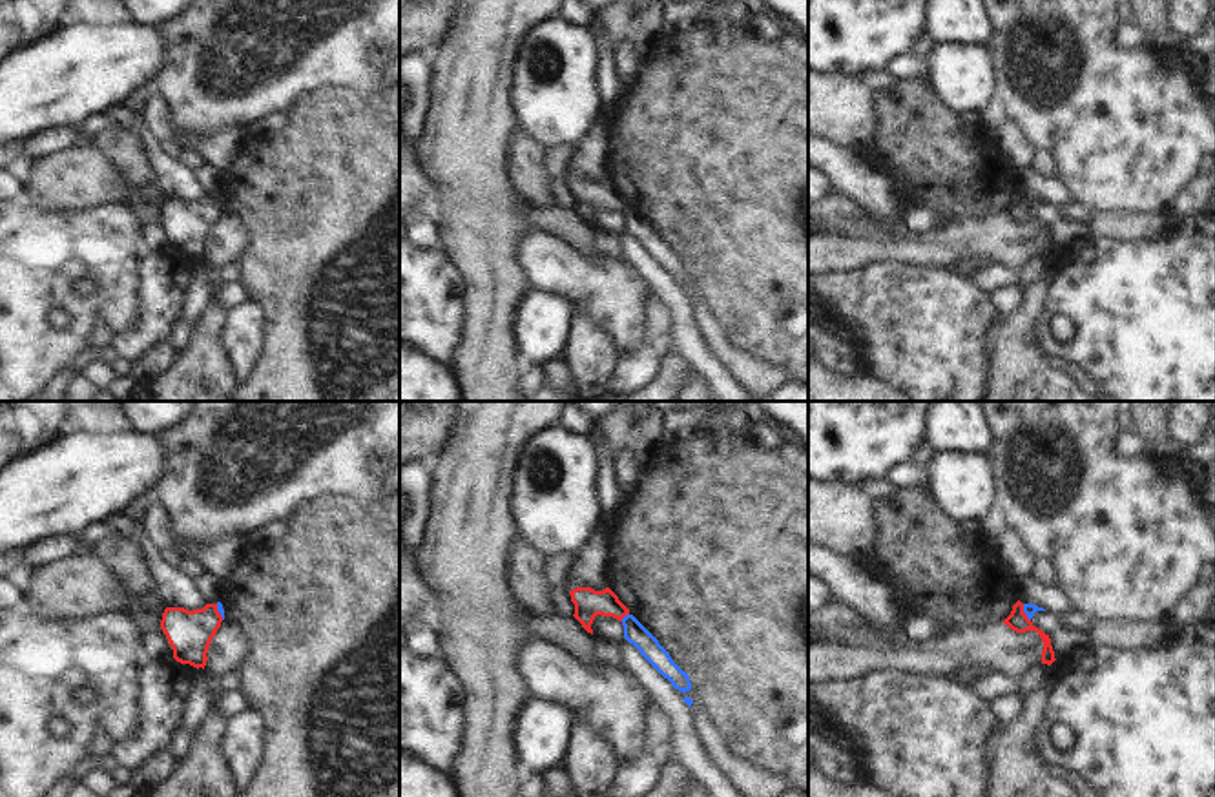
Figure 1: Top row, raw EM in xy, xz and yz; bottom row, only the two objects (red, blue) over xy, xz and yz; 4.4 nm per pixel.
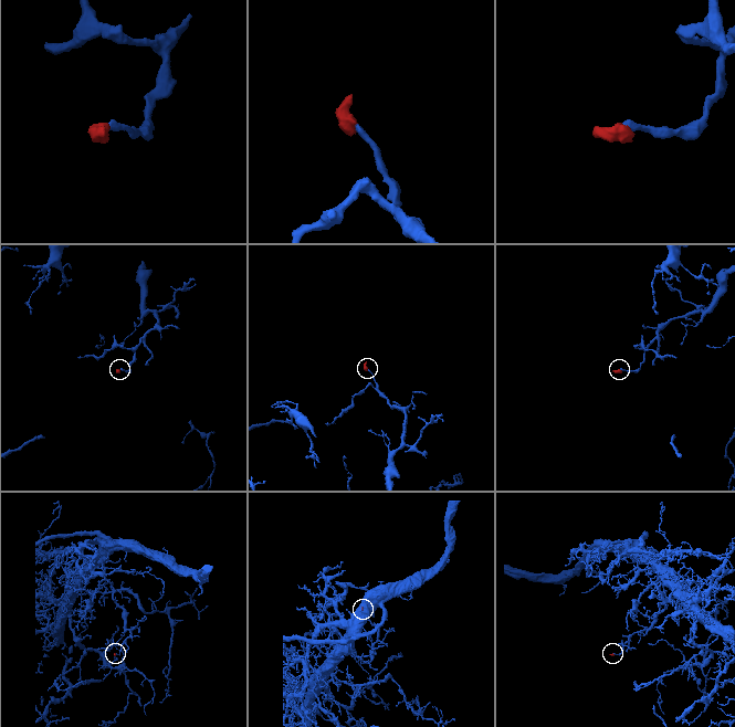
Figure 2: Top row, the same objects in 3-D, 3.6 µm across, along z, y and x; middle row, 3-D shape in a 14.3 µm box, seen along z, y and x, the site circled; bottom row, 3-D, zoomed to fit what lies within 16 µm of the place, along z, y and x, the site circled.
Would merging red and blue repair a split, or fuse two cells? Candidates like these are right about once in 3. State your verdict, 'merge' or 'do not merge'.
do not merge

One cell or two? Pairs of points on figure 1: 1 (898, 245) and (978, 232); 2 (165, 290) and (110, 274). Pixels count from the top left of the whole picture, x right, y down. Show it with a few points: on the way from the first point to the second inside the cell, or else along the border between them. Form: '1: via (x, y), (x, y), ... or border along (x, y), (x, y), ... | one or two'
1: via (918, 245), (951, 245), (958, 241) | one
2: border along (146, 250), (141, 261), (141, 320), (135, 325) | two

